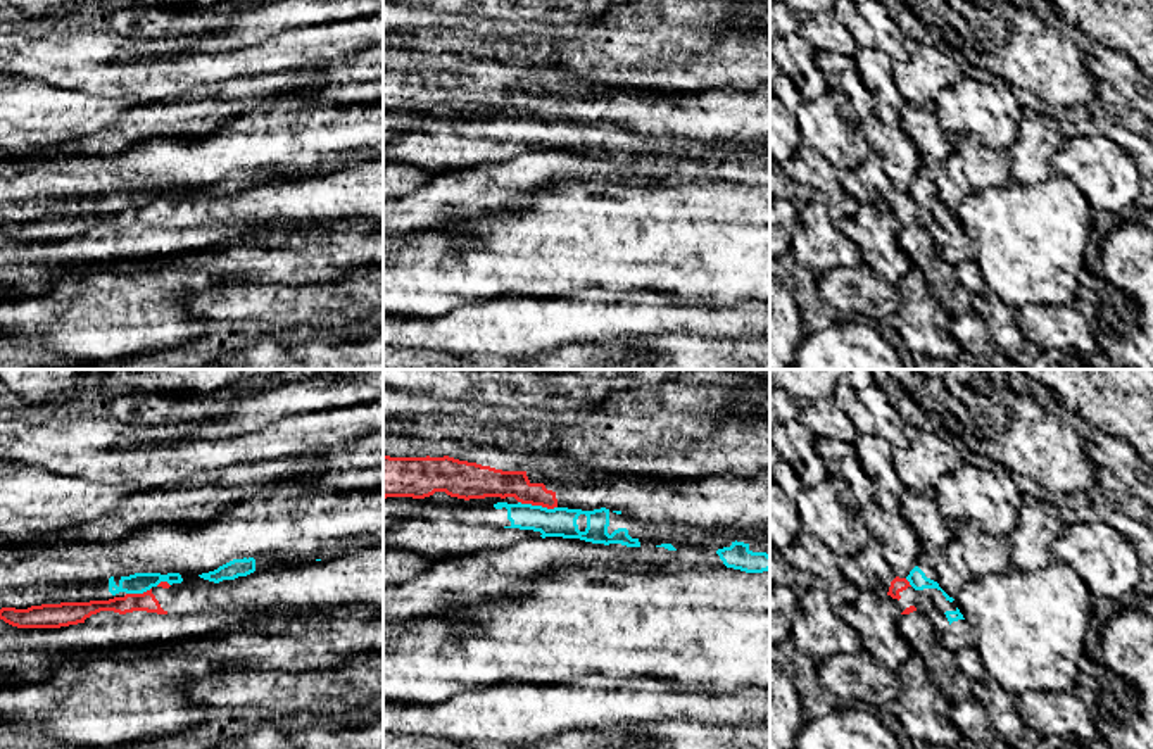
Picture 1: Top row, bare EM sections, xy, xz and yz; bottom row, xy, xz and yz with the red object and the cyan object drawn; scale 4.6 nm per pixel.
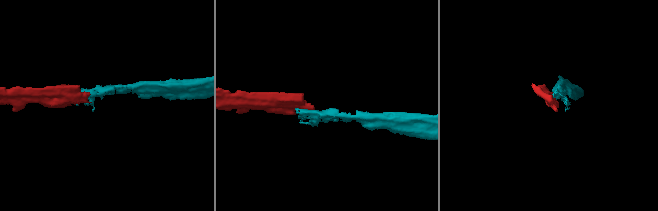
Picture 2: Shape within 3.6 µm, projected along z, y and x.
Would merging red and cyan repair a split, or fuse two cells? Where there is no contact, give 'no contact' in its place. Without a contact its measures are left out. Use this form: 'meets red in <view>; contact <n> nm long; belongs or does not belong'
meets red in xz; contact 190 nm long; does not belong

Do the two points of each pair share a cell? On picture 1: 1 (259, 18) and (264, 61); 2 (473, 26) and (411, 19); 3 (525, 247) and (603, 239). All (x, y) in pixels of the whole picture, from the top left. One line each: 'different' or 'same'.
1: different
2: same
3: same

